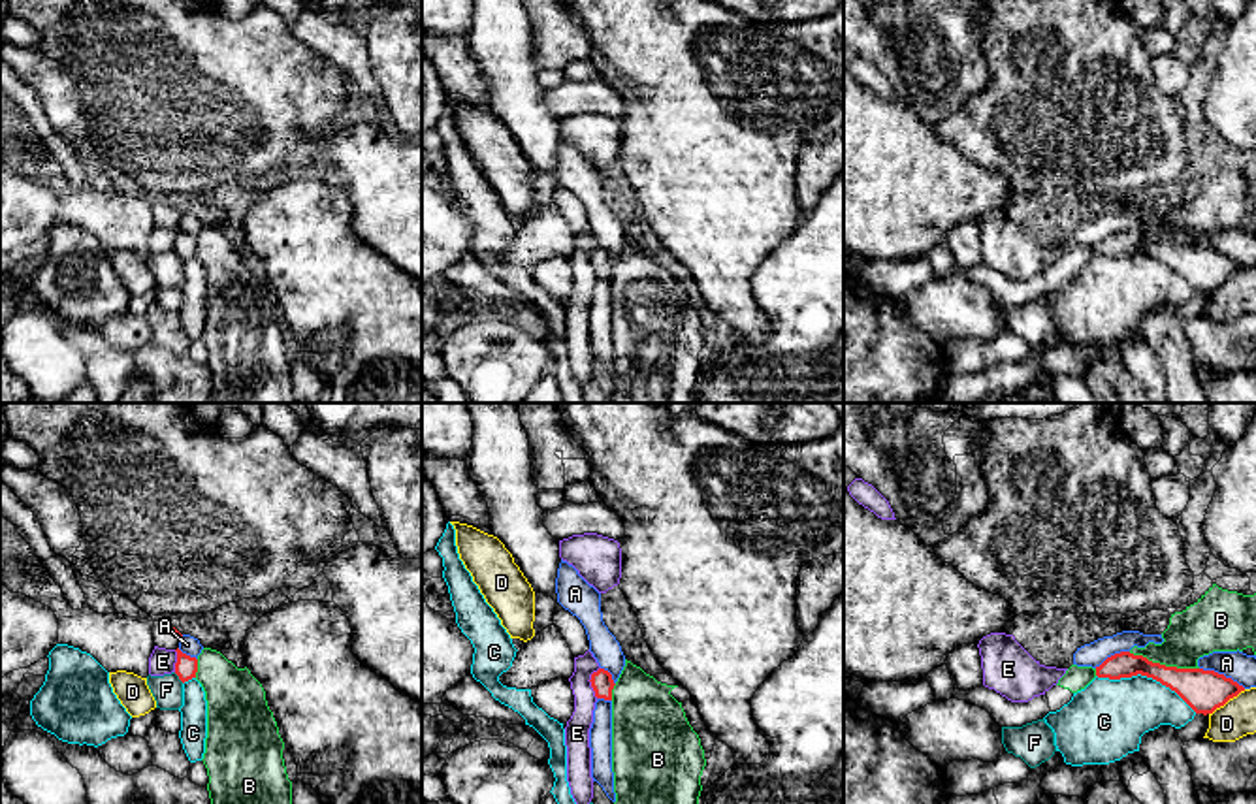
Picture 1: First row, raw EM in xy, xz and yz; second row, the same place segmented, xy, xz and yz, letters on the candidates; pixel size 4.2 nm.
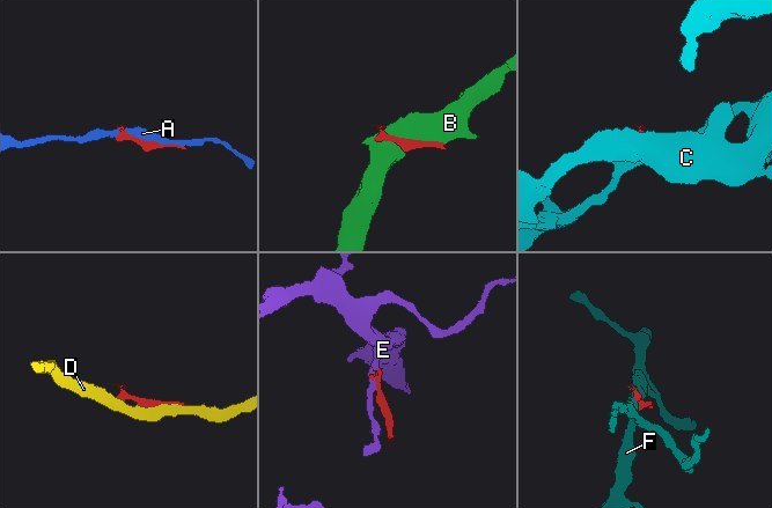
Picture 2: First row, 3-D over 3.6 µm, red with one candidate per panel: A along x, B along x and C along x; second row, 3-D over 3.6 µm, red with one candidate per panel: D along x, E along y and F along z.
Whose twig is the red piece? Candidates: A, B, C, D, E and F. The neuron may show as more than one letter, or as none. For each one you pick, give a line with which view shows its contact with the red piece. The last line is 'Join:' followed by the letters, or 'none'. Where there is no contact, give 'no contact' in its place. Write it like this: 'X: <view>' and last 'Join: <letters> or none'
Join: none

